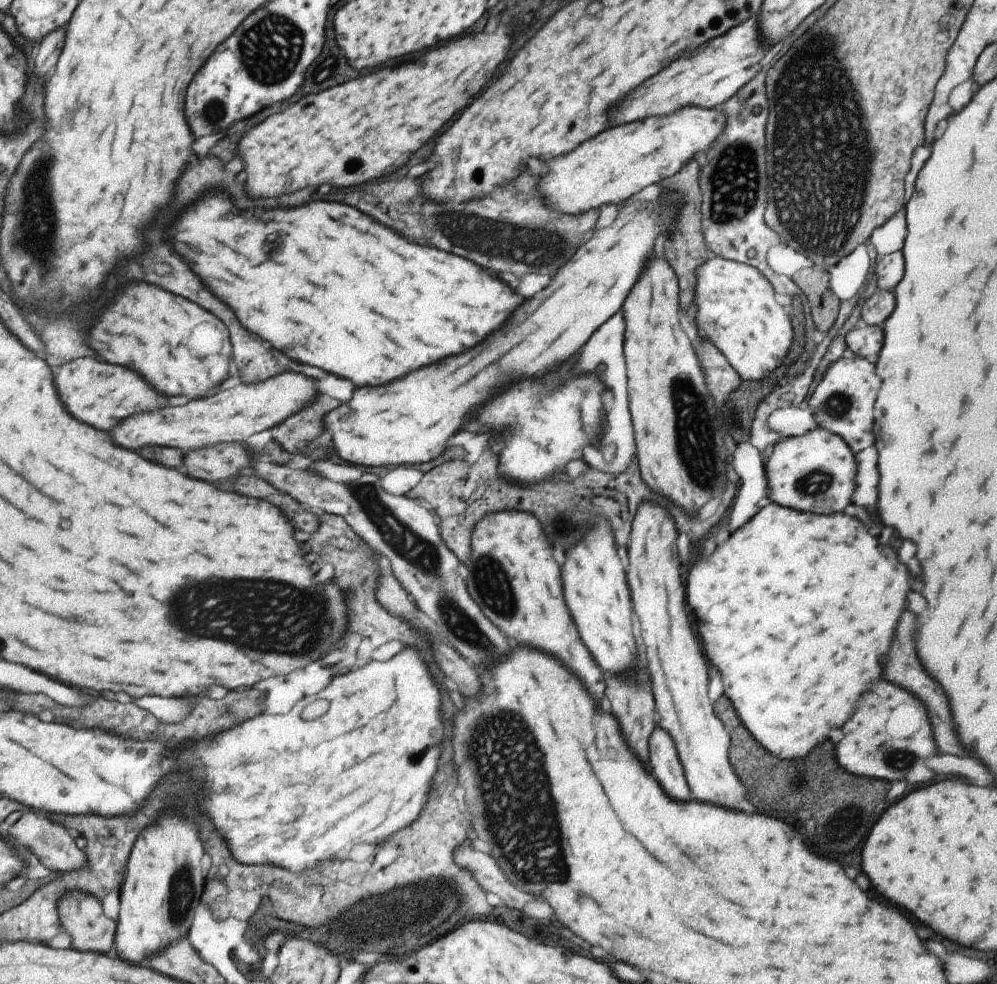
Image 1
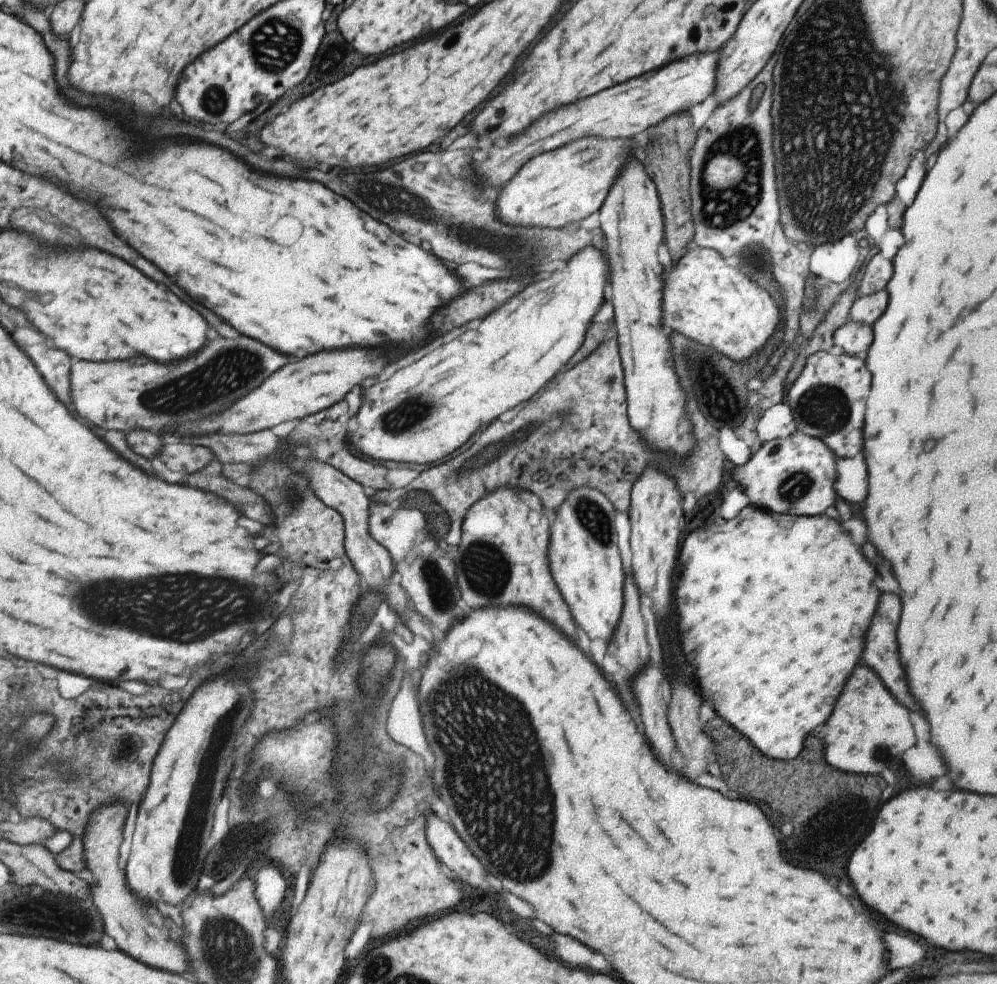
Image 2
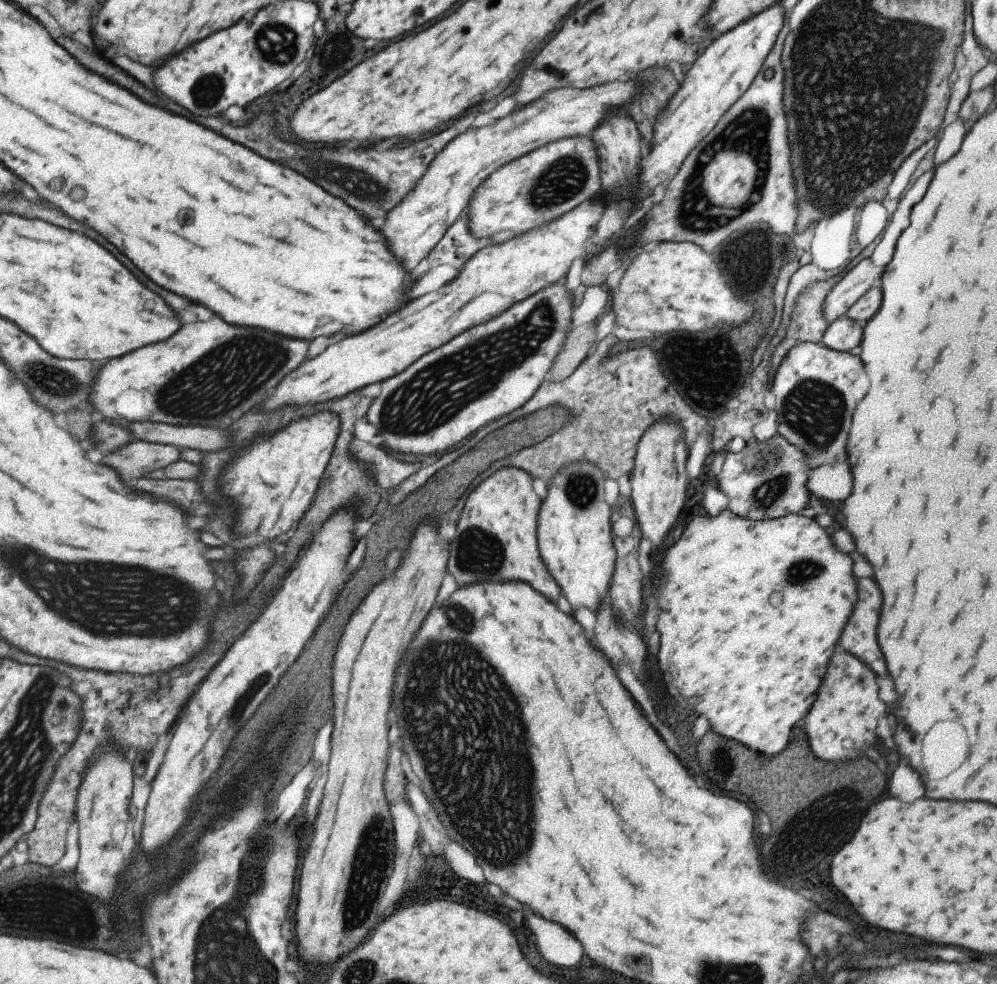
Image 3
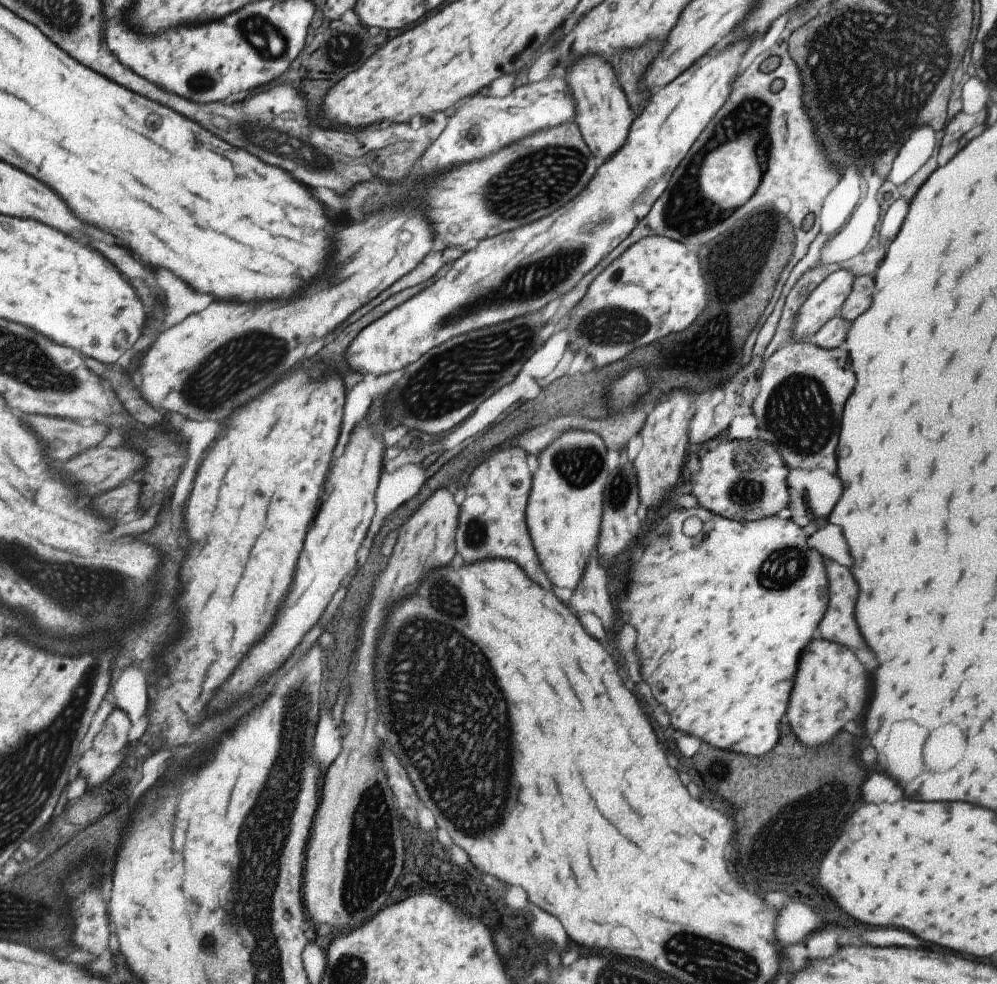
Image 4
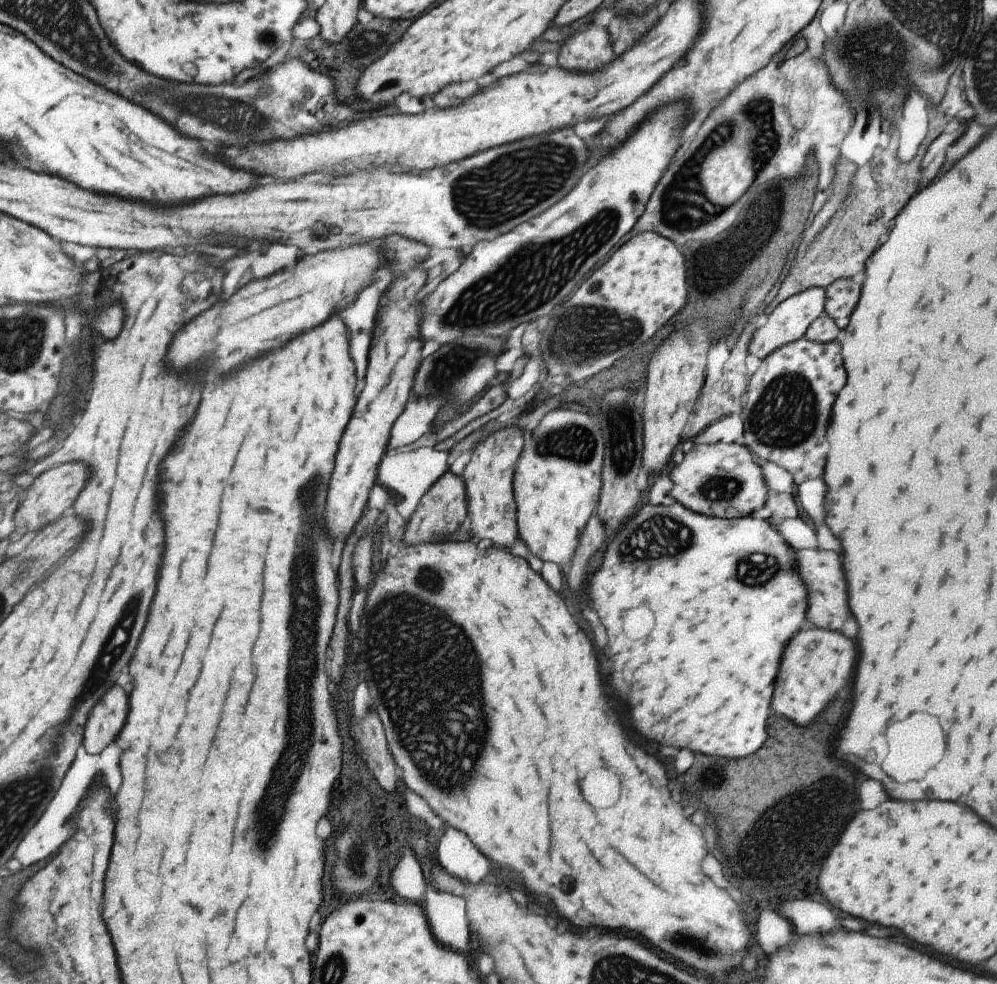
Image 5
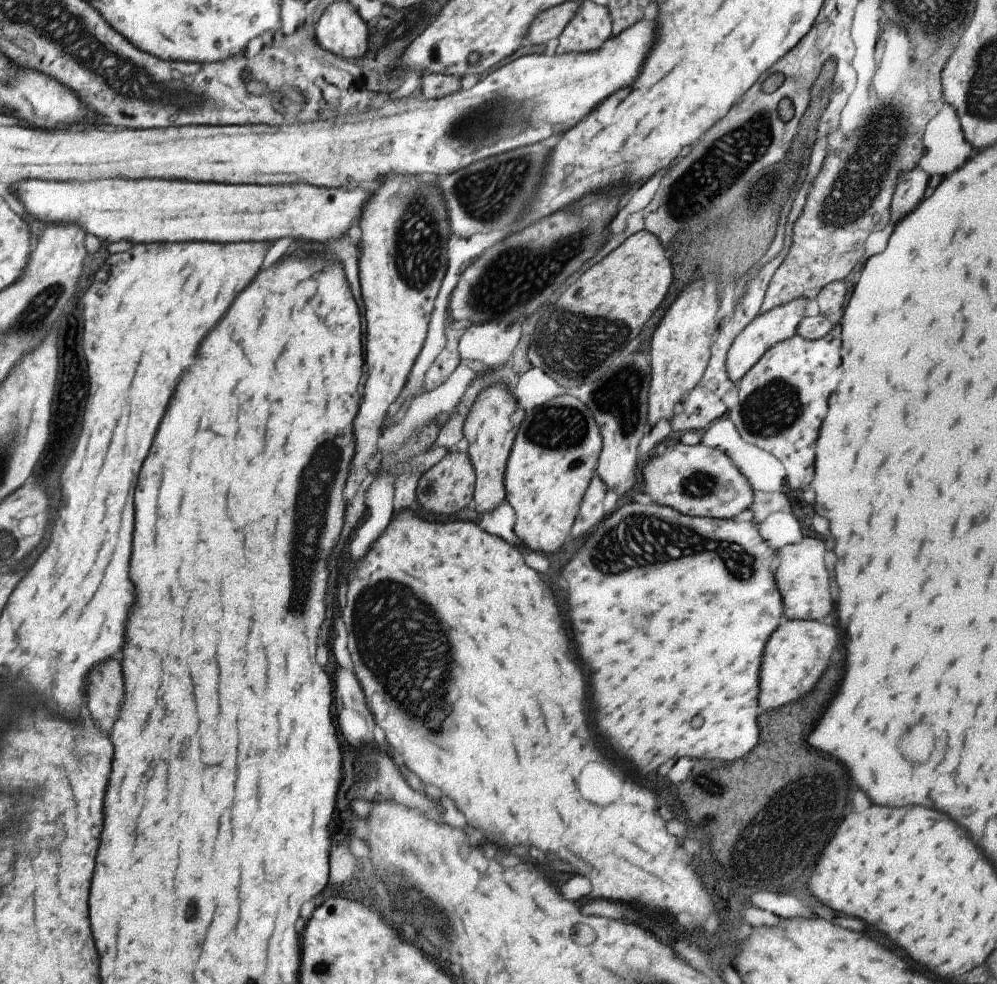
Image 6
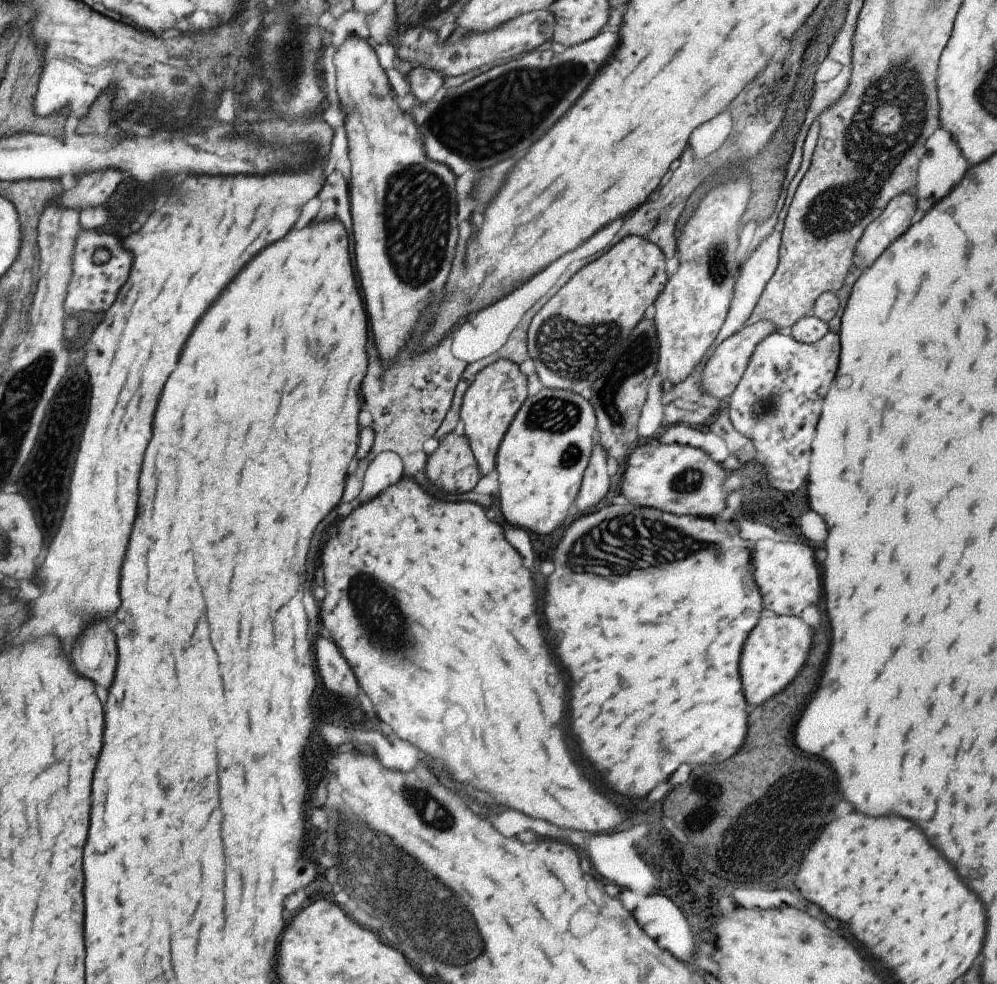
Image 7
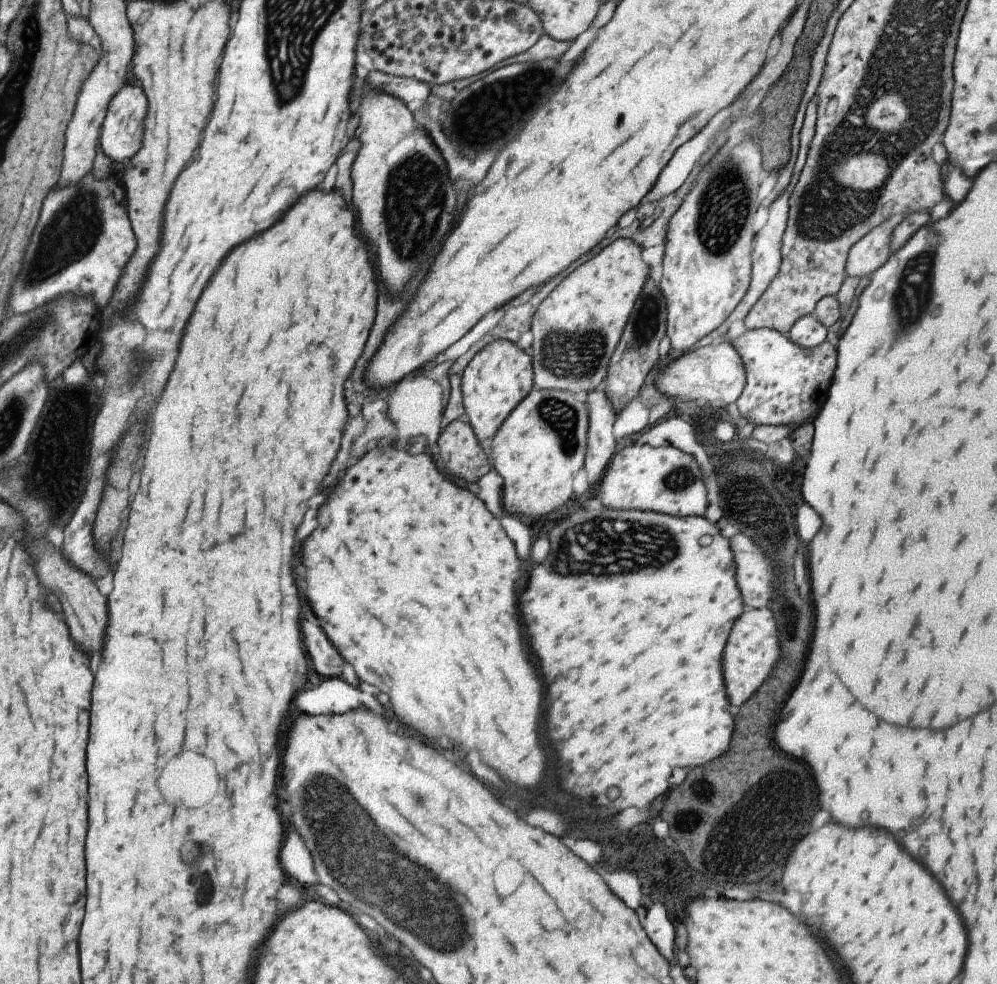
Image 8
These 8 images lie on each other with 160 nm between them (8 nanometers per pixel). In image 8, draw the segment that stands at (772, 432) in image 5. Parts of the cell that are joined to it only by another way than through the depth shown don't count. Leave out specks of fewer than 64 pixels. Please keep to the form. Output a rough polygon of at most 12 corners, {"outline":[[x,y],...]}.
{"outline":[[773,329],[729,339],[746,383],[740,422],[812,422],[836,349]]}

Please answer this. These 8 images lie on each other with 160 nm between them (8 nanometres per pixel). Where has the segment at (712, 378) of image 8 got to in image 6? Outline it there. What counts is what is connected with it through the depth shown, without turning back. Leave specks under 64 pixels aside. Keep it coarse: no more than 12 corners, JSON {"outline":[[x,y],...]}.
{"outline":[[806,303],[758,314],[727,349],[737,382],[770,346],[796,334]]}

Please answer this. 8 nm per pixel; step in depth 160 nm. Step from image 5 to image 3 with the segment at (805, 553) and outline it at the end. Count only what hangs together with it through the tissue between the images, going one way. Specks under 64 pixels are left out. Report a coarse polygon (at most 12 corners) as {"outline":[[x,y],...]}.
{"outline":[[855,578],[857,602],[839,634],[849,650],[879,676],[875,642],[881,594],[871,578]]}

